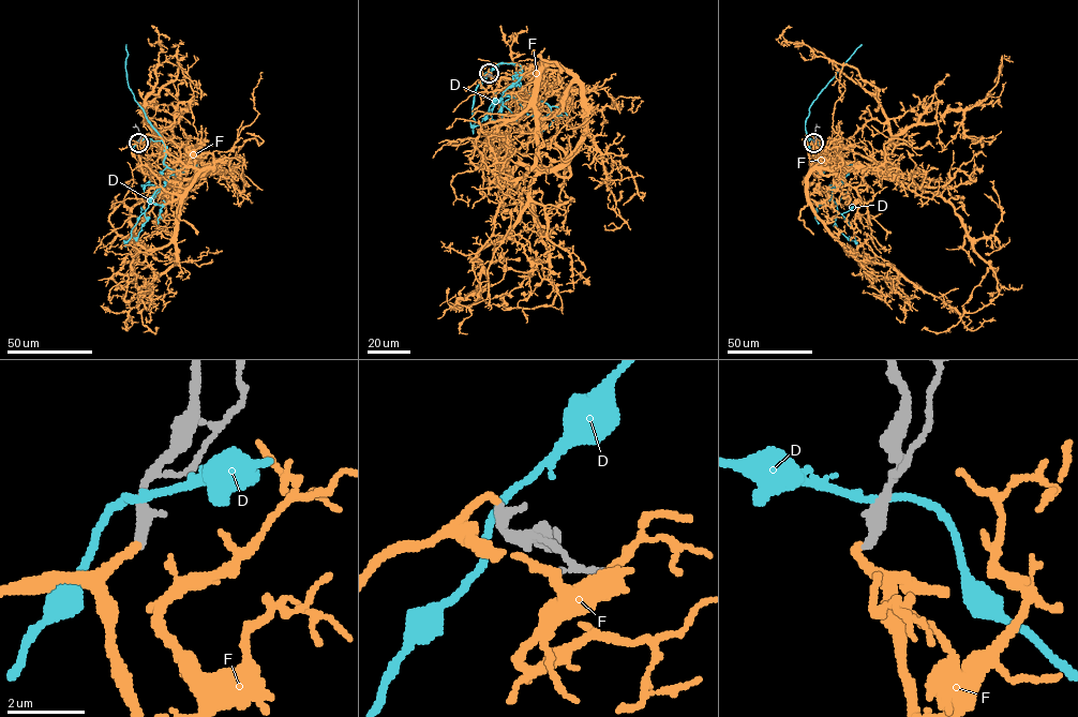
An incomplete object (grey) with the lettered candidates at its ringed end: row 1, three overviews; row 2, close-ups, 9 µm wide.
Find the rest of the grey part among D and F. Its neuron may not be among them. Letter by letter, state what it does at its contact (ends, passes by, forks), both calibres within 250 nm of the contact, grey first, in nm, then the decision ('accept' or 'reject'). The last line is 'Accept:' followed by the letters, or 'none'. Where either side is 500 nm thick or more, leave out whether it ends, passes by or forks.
D: it passes by | 400/180 nm | reject
F: it ends | 320/180 nm | accept
Accept: F

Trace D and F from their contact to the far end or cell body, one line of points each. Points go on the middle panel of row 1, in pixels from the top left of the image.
D: (489, 74), (499, 63), (519, 64), (520, 84), (551, 111), (528, 115), (504, 96), (479, 125), (469, 120)
F: (489, 73), (564, 68), (585, 118), (579, 146), (535, 178), (519, 221), (480, 250), (489, 304), (512, 208)

